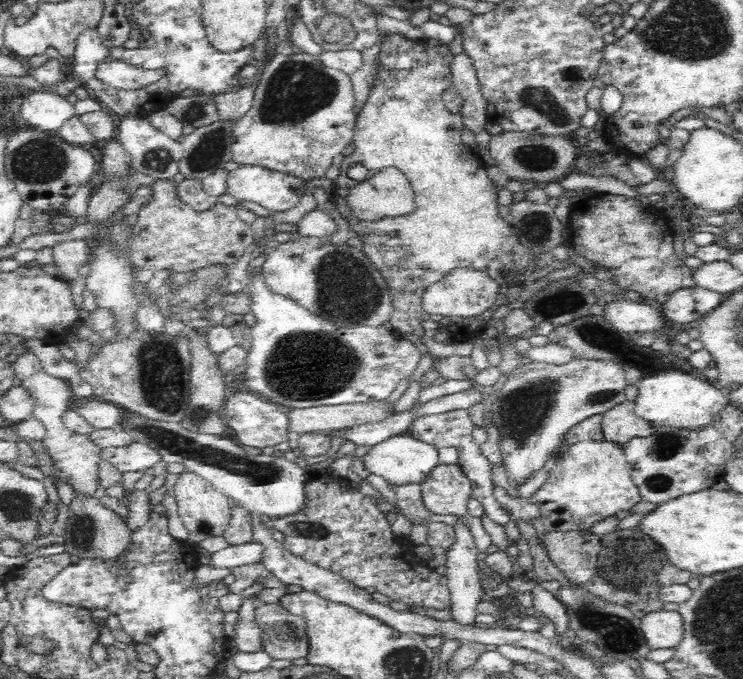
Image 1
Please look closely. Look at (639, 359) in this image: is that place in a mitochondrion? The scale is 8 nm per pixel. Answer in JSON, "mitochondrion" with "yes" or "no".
{"mitochondrion":"yes"}

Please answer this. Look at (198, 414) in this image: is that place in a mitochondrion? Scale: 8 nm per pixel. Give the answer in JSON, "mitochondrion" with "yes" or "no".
{"mitochondrion":"yes"}

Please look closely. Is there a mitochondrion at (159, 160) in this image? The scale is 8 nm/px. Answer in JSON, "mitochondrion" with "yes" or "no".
{"mitochondrion":"yes"}

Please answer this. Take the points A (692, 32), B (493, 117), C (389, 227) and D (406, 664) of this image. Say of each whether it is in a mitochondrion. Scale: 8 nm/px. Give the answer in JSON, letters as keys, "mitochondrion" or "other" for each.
{"A":"mitochondrion","B":"other","C":"other","D":"mitochondrion"}

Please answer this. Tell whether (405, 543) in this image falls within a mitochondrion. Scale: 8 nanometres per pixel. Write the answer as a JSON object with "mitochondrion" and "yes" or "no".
{"mitochondrion":"no"}

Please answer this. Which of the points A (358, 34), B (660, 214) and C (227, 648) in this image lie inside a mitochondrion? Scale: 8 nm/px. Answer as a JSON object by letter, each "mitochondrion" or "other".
{"A":"other","B":"other","C":"other"}

